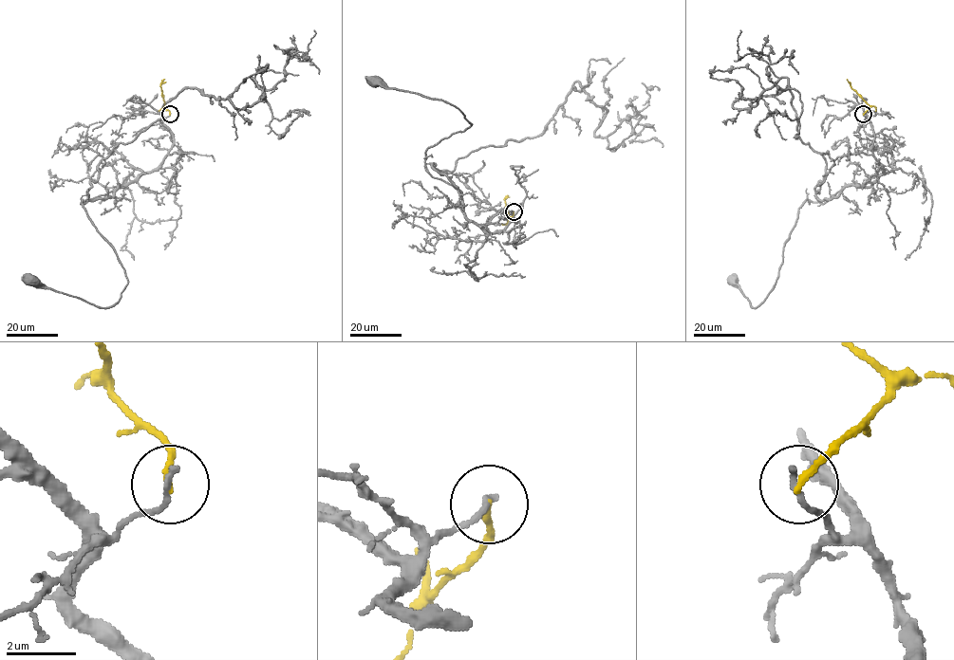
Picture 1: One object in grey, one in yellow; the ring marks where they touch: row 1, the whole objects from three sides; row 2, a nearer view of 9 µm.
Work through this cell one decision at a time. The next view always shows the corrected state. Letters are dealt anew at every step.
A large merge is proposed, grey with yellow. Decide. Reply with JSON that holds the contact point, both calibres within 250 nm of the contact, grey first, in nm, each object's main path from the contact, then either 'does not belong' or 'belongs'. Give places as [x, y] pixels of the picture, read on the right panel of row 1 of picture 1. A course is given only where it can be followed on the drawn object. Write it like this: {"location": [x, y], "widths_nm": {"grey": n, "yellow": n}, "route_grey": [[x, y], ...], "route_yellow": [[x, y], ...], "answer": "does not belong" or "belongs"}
{"location": [863, 114], "widths_nm": {"grey": 200, "yellow": 200}, "route_grey": [[863, 114], [884, 173], [869, 187], [845, 186], [823, 204], [807, 200], [776, 284], [756, 307], [732, 280]], "route_yellow": [[863, 114], [869, 106], [847, 79]], "answer": "does not belong"}

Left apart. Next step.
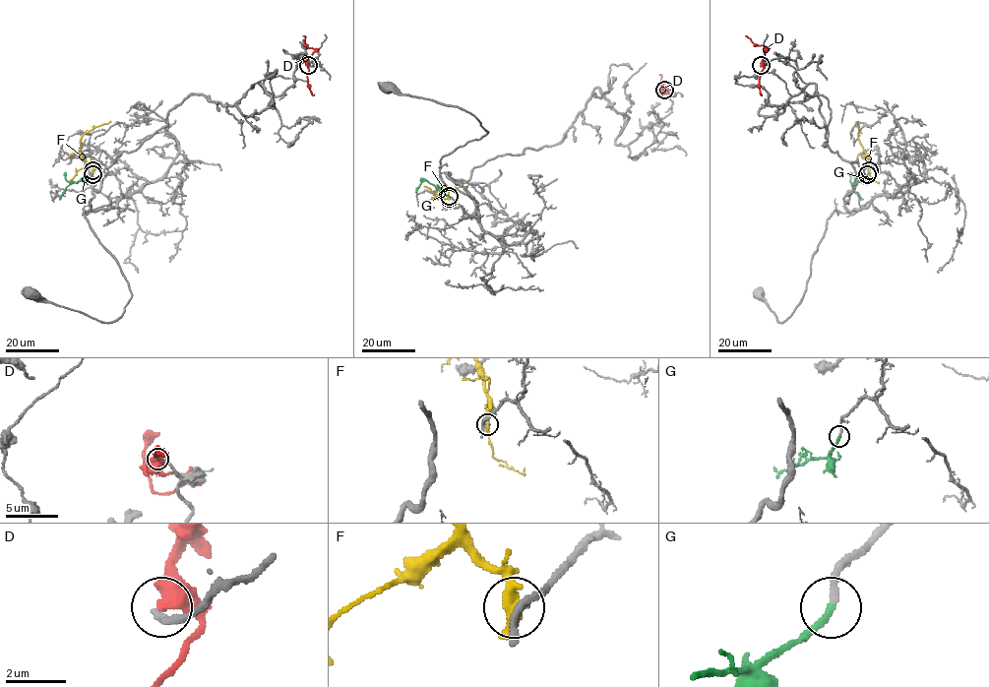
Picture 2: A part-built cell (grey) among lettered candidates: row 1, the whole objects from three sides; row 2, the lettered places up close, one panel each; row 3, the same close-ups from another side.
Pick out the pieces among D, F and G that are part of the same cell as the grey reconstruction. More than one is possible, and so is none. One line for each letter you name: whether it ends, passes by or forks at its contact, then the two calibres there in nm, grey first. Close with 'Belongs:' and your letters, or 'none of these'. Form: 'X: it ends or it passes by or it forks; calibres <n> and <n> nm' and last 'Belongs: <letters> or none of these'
G: it ends; calibres 200 and 240 nm
Belongs: G

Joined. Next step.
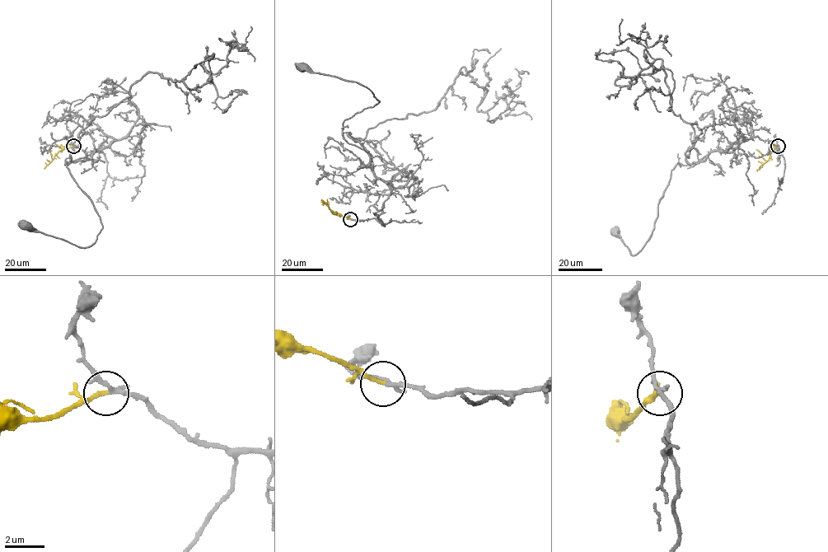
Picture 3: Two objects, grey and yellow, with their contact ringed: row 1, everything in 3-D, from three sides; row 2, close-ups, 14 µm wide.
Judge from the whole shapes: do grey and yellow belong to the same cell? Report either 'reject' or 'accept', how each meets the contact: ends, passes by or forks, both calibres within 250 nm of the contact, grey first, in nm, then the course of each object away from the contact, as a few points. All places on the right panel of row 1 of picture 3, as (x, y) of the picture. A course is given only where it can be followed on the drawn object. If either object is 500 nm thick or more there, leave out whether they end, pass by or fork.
accept | grey passes by | yellow ends | 220/190 nm | grey via (778, 146), (778, 152), (750, 137), (692, 166), (678, 163), (641, 250), (632, 254), (615, 231) | yellow via (778, 146), (761, 164)

